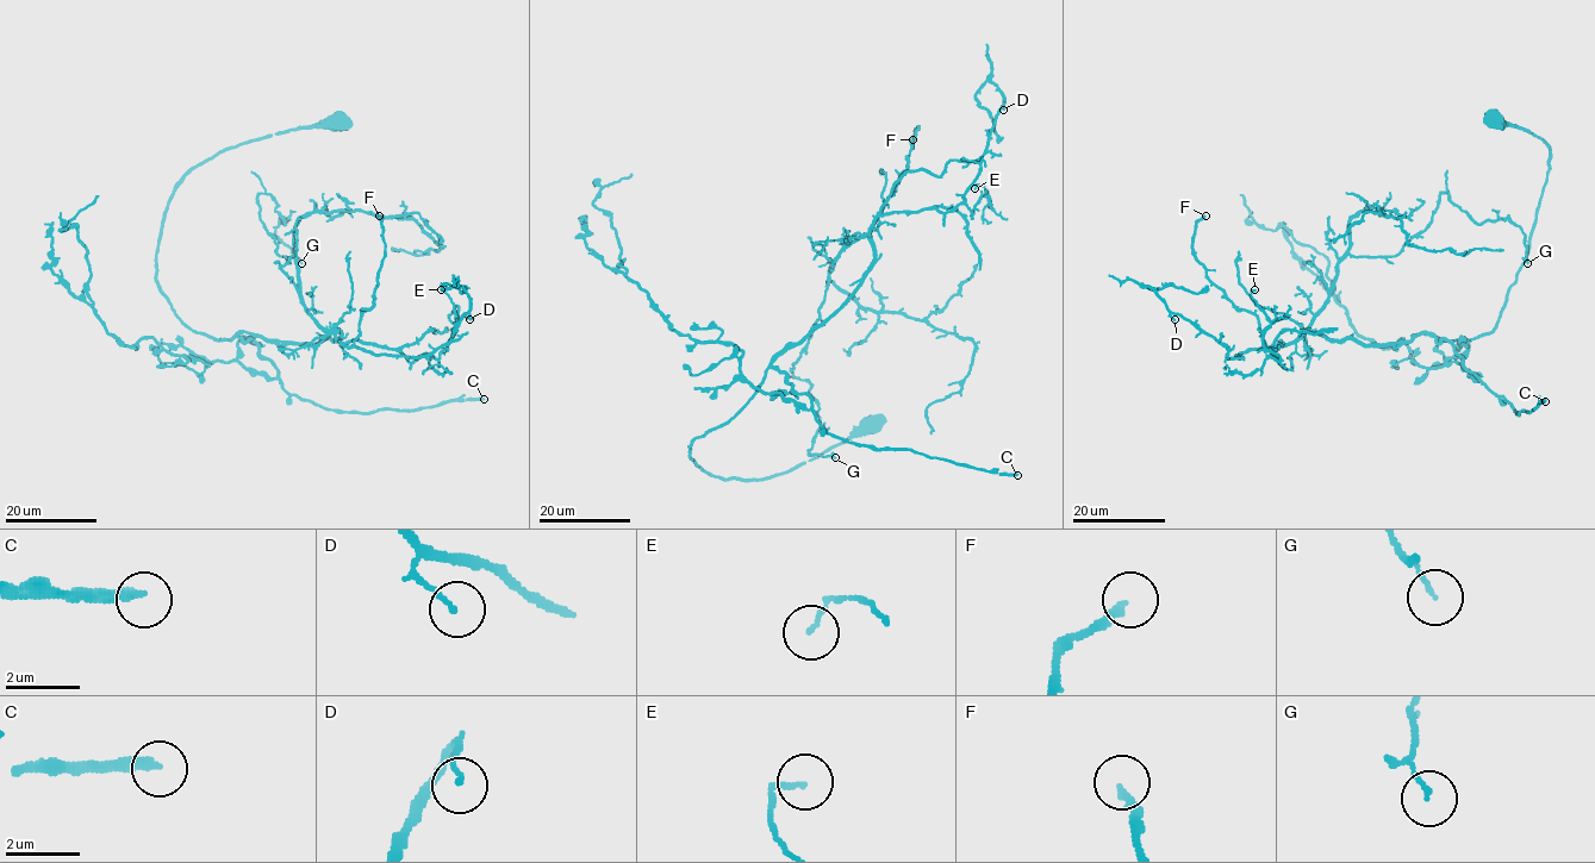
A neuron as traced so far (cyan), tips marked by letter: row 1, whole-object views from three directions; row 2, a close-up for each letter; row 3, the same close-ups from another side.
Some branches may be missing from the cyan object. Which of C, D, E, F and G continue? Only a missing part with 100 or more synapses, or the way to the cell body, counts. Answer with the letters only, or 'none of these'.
C

